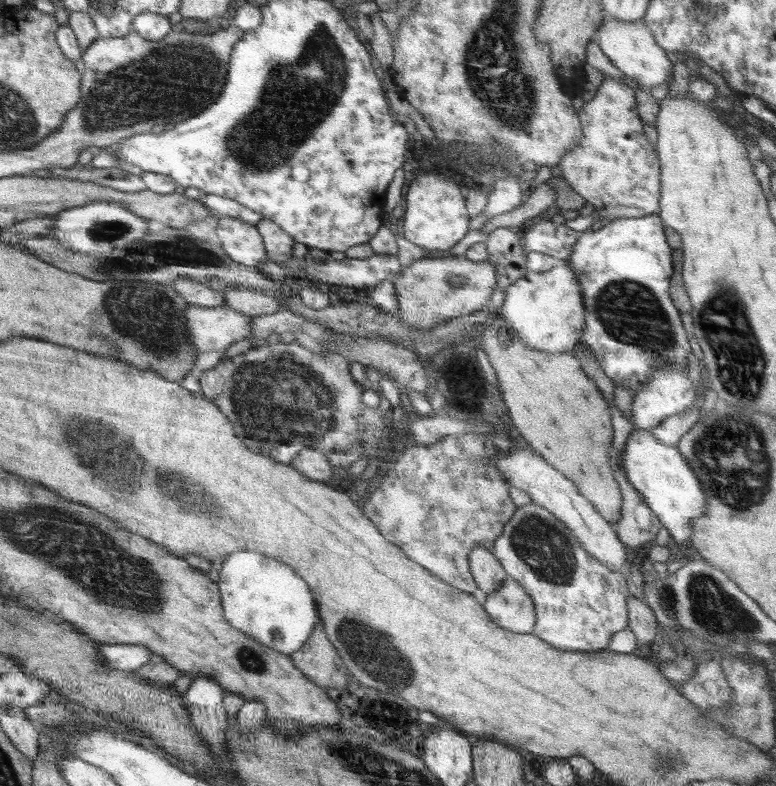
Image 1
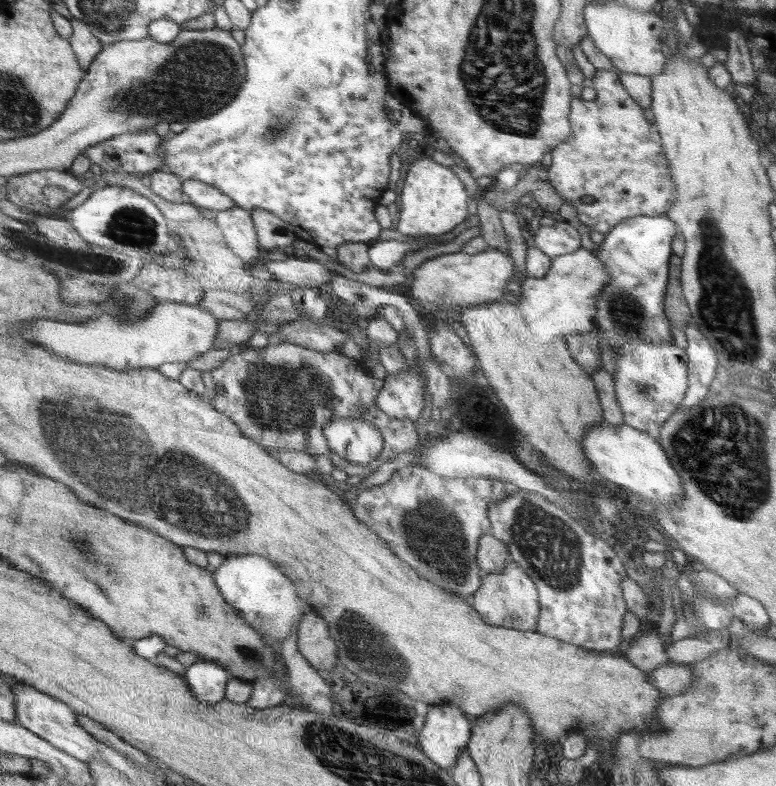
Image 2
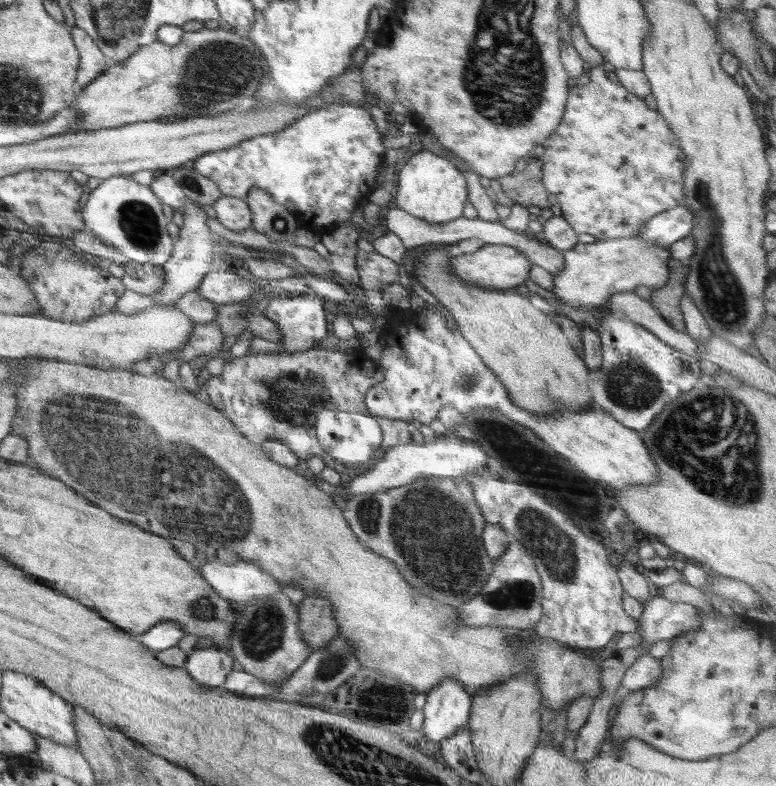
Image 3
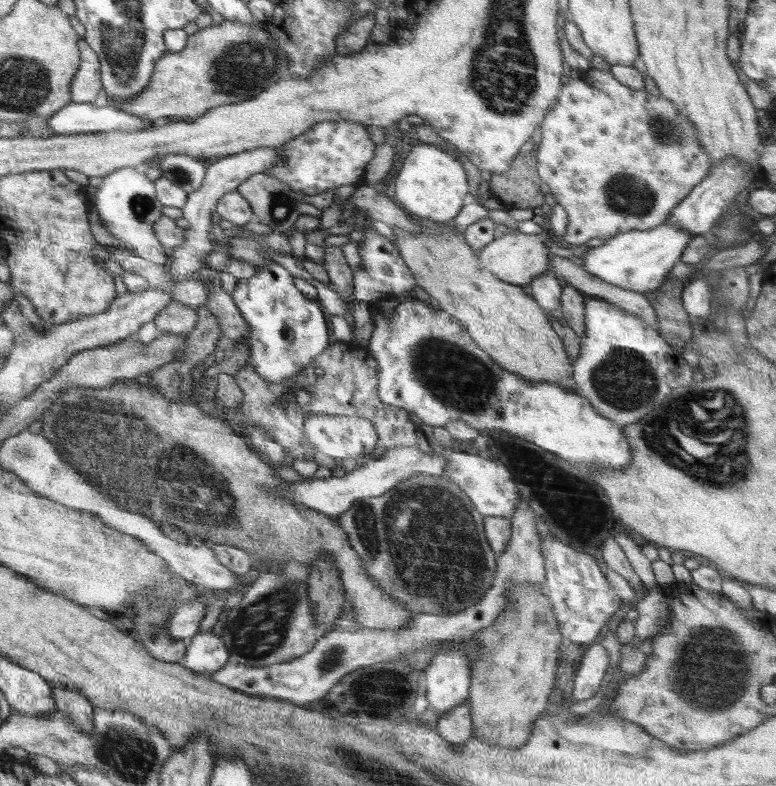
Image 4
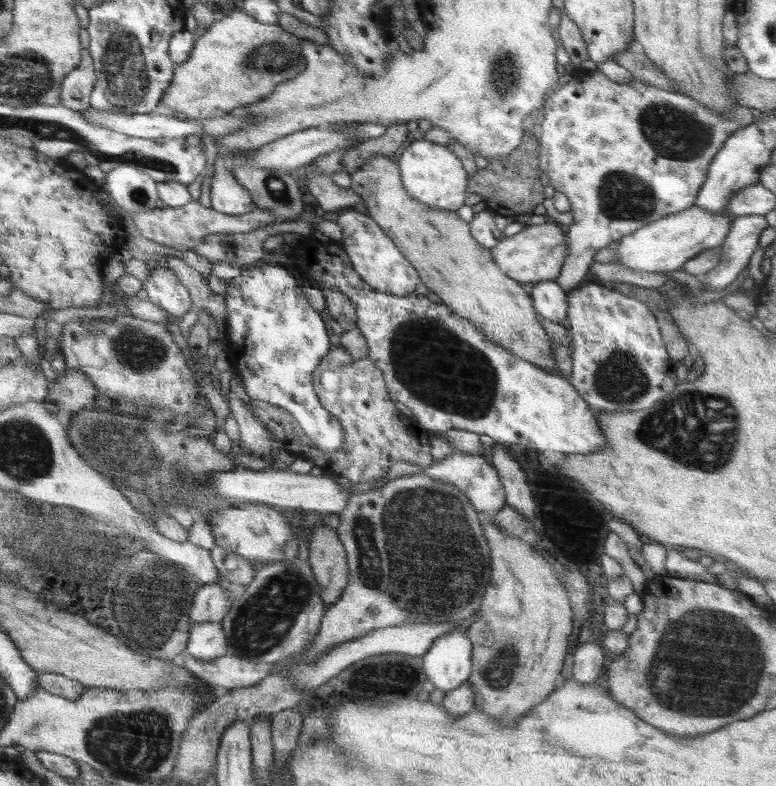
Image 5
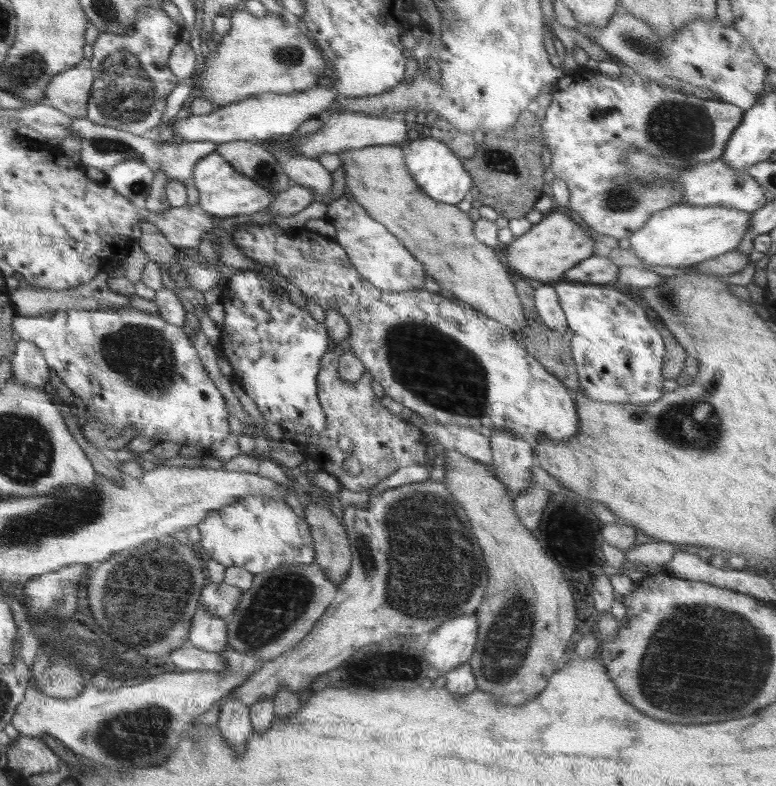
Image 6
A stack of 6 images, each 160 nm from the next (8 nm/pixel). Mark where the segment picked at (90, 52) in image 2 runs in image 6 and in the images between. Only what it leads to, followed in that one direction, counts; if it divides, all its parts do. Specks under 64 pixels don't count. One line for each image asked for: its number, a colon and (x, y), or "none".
3: (93, 61)
4: (87, 86)
5: (78, 85)
6: (69, 92)

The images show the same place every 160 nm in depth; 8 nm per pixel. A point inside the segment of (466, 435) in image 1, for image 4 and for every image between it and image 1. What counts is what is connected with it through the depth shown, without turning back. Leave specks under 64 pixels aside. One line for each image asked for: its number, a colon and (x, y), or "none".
2: (433, 522)
3: (431, 517)
4: (391, 534)

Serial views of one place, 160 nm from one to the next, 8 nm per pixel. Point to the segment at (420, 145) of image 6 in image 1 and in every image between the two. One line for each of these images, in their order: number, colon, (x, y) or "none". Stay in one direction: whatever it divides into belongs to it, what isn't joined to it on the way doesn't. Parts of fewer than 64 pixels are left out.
1: (435, 218)
2: (434, 200)
3: (429, 187)
4: (431, 185)
5: (430, 173)

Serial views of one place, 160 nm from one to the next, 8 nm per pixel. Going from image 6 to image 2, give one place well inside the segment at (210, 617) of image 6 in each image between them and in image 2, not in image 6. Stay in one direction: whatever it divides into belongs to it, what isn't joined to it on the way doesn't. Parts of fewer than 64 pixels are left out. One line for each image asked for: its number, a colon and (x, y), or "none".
2: (208, 680)
3: (210, 666)
4: (207, 653)
5: (207, 639)

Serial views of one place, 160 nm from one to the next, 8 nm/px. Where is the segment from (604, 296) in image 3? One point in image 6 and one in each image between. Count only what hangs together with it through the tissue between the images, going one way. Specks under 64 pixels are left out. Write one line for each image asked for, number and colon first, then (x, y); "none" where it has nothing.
4: (638, 260)
5: (665, 245)
6: (682, 235)

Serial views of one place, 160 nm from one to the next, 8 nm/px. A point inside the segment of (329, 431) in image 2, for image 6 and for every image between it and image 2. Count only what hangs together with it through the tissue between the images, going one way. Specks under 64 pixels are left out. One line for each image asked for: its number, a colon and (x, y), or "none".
3: (350, 437)
4: (340, 438)
5: (276, 340)
6: (274, 347)

